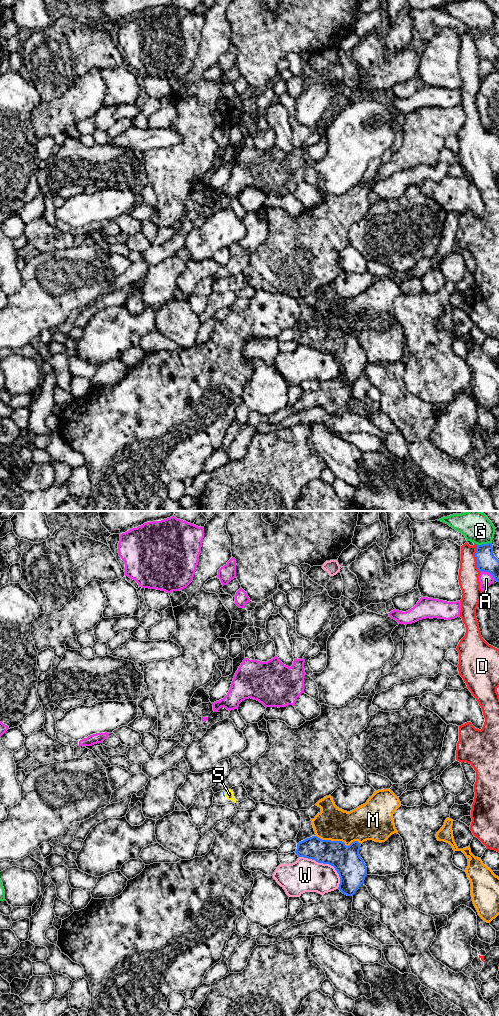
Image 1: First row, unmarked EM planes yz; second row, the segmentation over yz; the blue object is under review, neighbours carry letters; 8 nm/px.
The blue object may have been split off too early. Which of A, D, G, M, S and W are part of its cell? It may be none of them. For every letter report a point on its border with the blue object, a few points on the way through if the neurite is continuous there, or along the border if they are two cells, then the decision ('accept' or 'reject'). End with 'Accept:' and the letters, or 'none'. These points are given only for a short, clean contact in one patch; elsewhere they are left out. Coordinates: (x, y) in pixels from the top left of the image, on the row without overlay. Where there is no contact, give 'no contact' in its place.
A: meets blue in yz at (488, 60); reject
D: meets blue in yz at (476, 46); reject
G: meets blue in yz at (484, 32); reject
M: meets blue in yz at (339, 329); reject
S: meets blue in yz at (223, 282); runs through yz (223, 280), (223, 282), (229, 282); accept
W: meets blue in yz at (327, 351); reject
Accept: S

